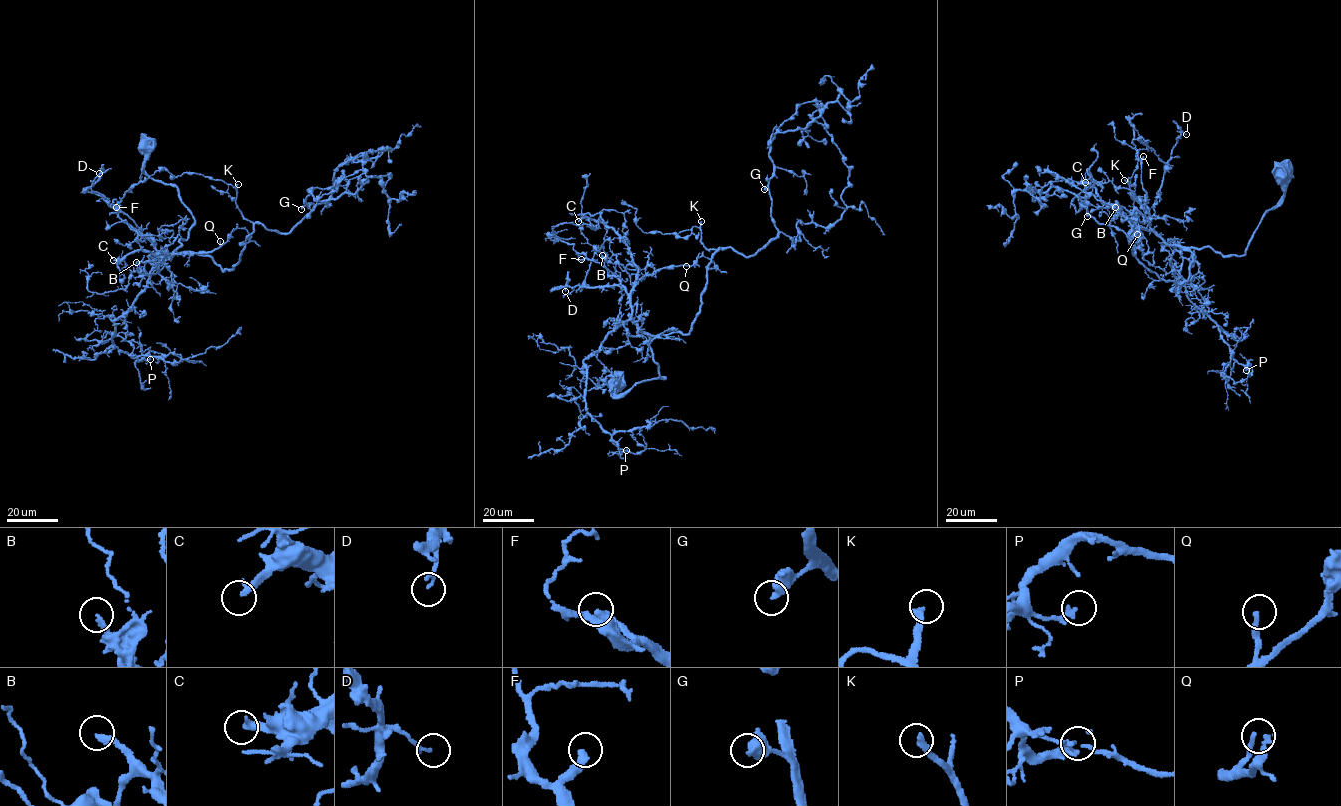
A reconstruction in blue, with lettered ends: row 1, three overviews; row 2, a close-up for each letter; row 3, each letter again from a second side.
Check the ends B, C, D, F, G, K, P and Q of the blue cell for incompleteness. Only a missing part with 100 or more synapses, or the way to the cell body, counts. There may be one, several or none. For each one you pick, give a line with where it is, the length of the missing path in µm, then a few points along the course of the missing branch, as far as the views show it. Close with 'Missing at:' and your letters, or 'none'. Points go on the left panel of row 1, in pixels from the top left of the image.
C: at (113, 260); about 60 µm are missing; missing branch runs (113, 260), (107, 273), (88, 282), (91, 301), (72, 322), (75, 322)
K: at (238, 184); about 100 µm are missing; missing branch runs (238, 184), (242, 179), (243, 187), (229, 181), (186, 195), (187, 187), (192, 197), (178, 192), (162, 215)
Missing at: C, K

